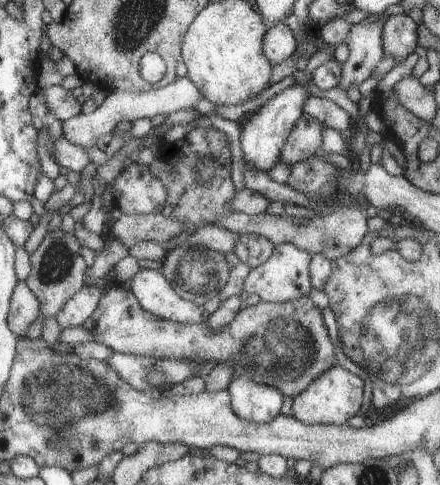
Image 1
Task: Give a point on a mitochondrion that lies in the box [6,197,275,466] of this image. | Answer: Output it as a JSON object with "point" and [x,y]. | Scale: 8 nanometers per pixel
{"point":[59,397]}

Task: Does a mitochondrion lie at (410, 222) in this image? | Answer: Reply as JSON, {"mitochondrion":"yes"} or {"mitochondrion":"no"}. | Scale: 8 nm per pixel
{"mitochondrion":"no"}

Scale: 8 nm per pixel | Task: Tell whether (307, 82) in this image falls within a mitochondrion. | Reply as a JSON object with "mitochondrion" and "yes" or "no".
{"mitochondrion":"no"}

